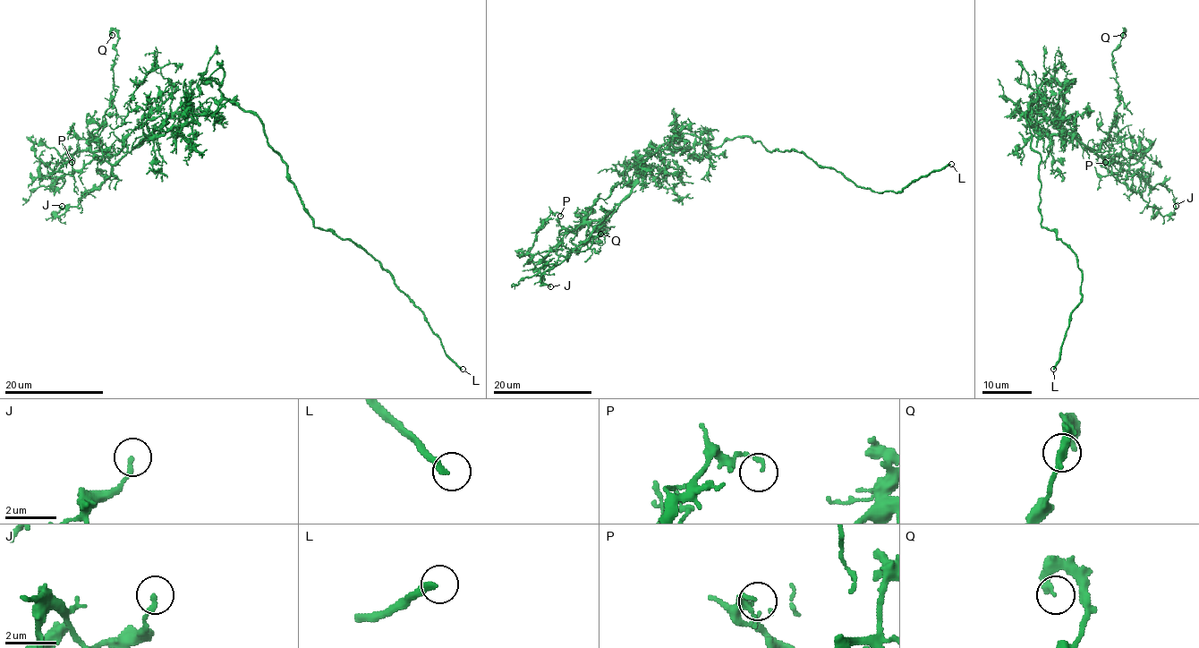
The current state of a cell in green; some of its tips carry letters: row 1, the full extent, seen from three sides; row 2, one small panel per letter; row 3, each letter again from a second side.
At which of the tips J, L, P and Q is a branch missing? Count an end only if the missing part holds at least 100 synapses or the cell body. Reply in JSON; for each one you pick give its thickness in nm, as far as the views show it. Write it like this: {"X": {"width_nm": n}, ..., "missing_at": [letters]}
{"L": {"width_nm": 280}, "missing_at": ["L"]}

